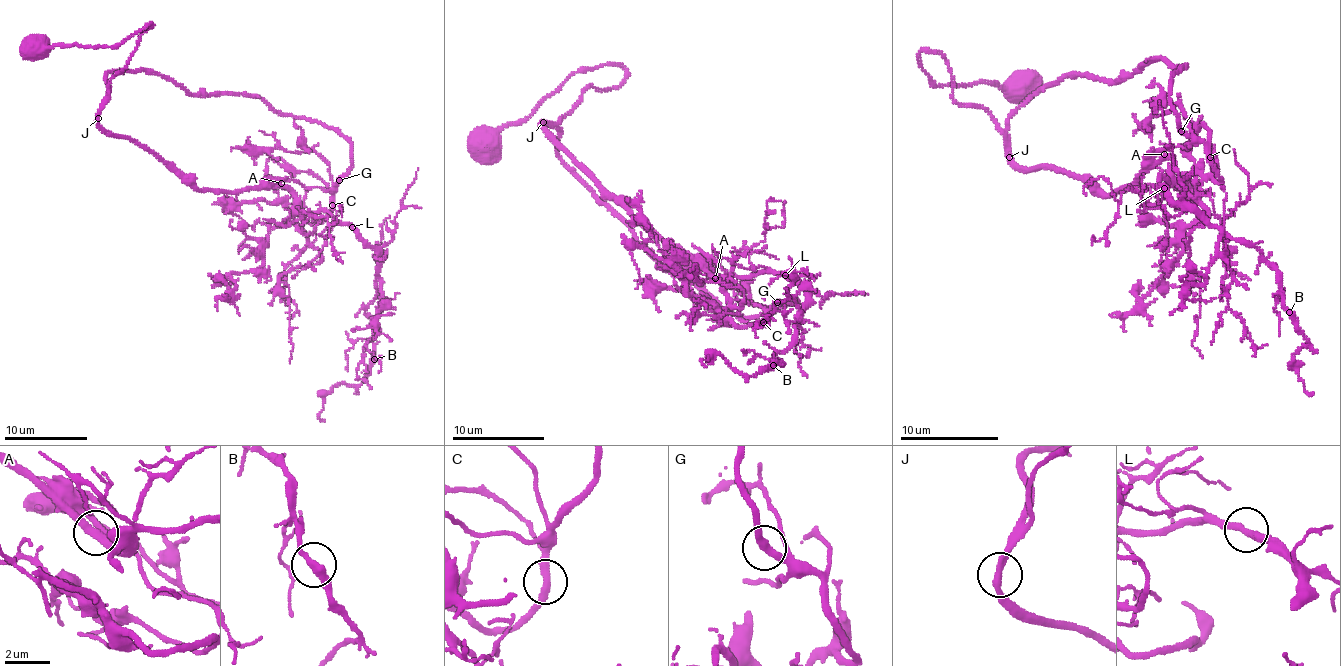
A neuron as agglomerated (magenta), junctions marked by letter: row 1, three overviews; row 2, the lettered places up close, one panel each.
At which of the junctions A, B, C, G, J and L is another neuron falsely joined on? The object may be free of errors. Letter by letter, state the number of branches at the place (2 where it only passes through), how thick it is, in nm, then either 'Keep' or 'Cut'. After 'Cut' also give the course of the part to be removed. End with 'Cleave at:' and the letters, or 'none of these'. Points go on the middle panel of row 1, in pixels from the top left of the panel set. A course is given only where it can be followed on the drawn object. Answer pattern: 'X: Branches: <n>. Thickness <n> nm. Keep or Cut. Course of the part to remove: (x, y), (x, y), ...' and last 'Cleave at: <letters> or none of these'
A: Branches: 2. Thickness 360 nm. Keep
B: Branches: 2. Thickness 360 nm. Keep
C: Branches: 2. Thickness 320 nm. Keep
G: Branches: 2. Thickness 340 nm. Keep
J: Branches: 2. Thickness 340 nm. Keep
L: Branches: 2. Thickness 320 nm. Keep
Cleave at: none of these

